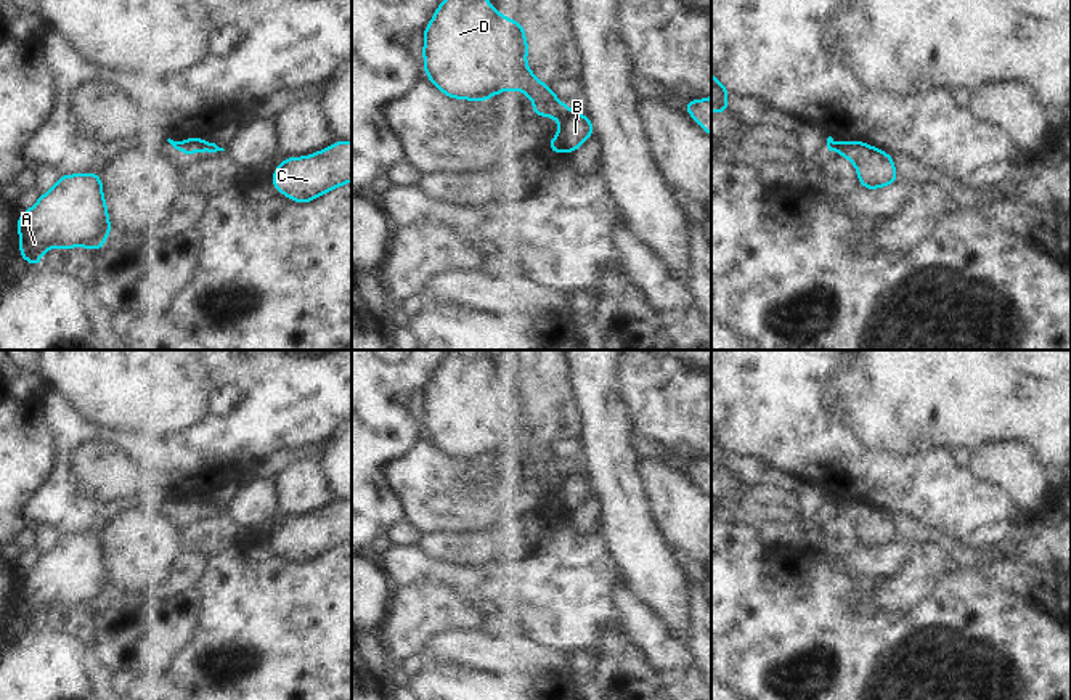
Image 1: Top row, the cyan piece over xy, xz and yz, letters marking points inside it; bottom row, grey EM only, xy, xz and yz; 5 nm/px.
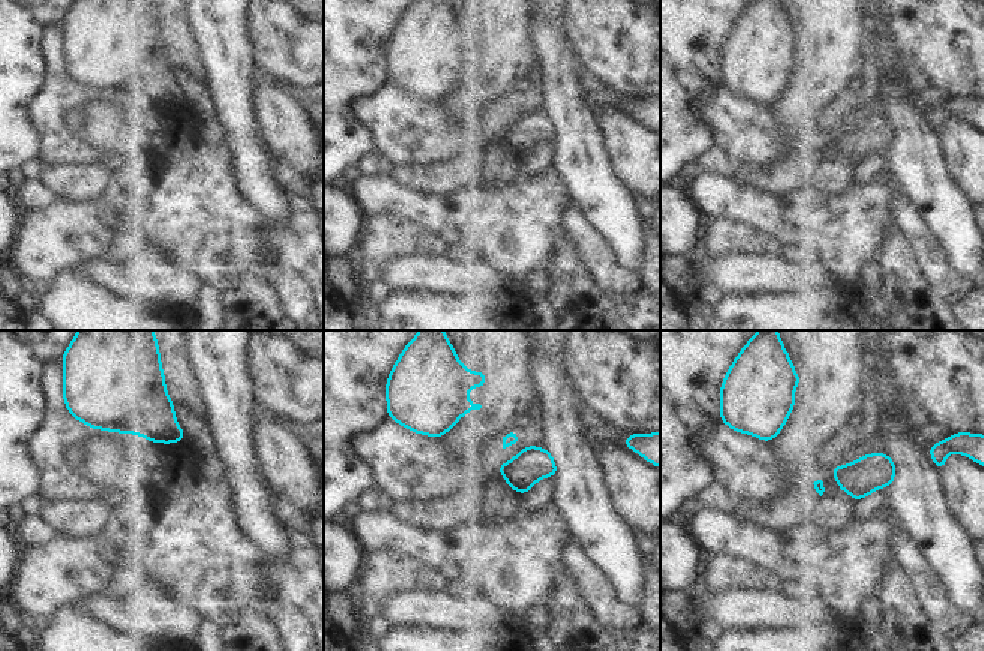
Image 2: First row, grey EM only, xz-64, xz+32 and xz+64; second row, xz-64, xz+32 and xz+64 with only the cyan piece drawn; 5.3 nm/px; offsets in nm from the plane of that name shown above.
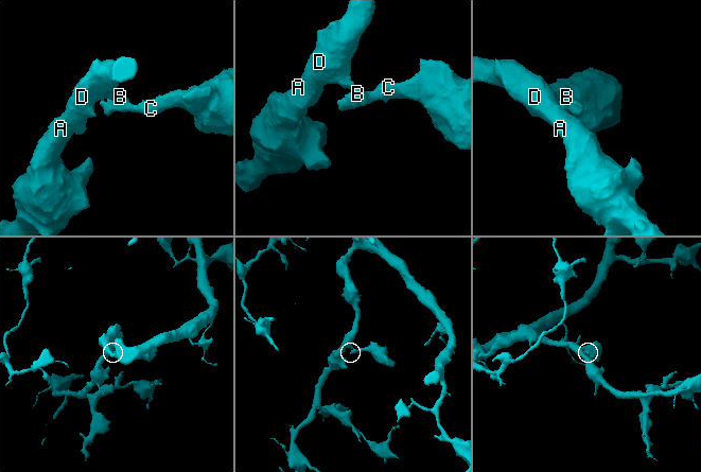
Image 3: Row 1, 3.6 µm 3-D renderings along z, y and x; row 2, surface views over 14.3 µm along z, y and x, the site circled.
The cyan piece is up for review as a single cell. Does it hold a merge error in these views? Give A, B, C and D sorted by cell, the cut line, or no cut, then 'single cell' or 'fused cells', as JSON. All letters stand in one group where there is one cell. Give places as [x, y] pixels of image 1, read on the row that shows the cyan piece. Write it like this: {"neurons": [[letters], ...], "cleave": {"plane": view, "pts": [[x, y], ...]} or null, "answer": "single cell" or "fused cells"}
{"neurons": [["A", "D"], ["B", "C"]], "cleave": {"plane": "xz", "pts": [[569, 109], [559, 119]]}, "answer": "fused cells"}

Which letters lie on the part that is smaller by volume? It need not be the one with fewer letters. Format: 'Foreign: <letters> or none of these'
Foreign: B, C

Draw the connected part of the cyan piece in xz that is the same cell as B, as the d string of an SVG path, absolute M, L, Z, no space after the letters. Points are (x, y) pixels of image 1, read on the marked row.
M568 109L559 120L559 133L548 144L552 153L573 153L594 132L593 120L573 109Z

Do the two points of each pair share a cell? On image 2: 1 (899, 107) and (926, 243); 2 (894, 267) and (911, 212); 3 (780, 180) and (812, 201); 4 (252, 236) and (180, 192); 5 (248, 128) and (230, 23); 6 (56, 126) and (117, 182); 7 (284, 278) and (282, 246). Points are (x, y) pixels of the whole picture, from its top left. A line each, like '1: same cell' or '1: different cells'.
1: different cells
2: different cells
3: different cells
4: same cell
5: same cell
6: different cells
7: different cells

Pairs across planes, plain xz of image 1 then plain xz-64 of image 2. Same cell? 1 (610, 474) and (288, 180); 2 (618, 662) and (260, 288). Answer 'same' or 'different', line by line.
1: different
2: same

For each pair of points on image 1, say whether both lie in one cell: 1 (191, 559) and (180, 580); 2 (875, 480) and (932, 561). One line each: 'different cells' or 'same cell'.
1: same cell
2: different cells

